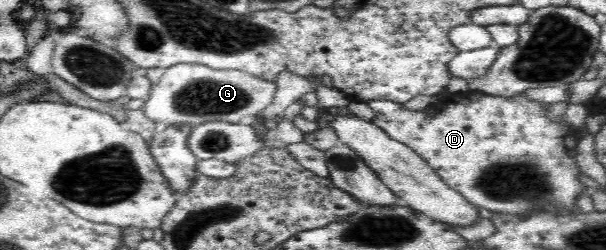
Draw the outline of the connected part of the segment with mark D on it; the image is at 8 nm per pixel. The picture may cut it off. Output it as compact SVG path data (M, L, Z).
M485 94L485 96L480 96L480 100L470 100L470 102L434 103L423 110L418 110L418 112L414 112L414 110L398 110L394 114L378 114L374 124L384 129L388 136L392 137L392 140L408 145L414 152L422 156L450 188L460 192L468 202L472 202L476 206L482 206L482 208L492 210L492 212L510 212L510 214L524 214L524 212L530 212L534 208L548 208L548 206L554 206L554 204L572 204L572 209L576 209L576 199L582 190L585 189L583 183L585 177L574 162L574 157L577 154L577 128L571 126L566 118L562 122L552 122L547 116L543 115L545 106L548 106L548 104L526 99L526 97L502 98L502 96Z

